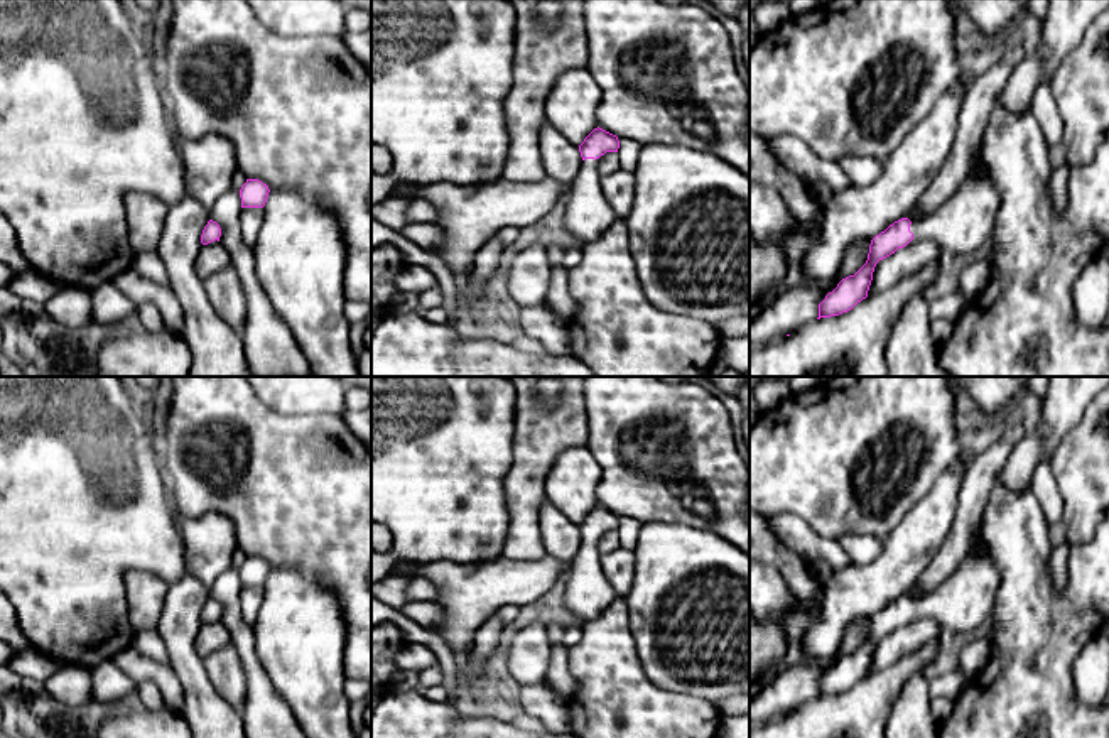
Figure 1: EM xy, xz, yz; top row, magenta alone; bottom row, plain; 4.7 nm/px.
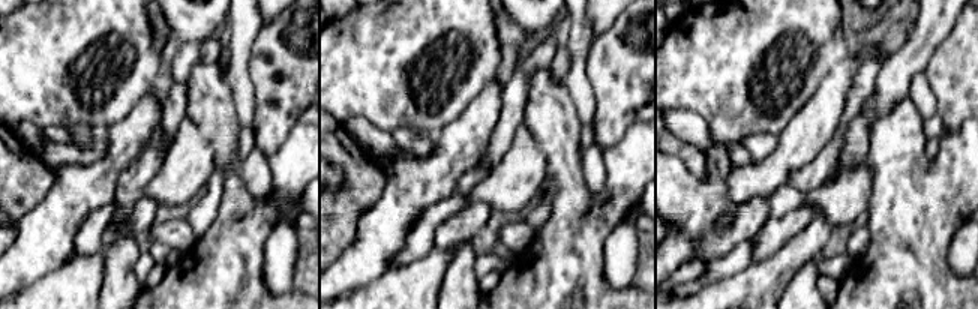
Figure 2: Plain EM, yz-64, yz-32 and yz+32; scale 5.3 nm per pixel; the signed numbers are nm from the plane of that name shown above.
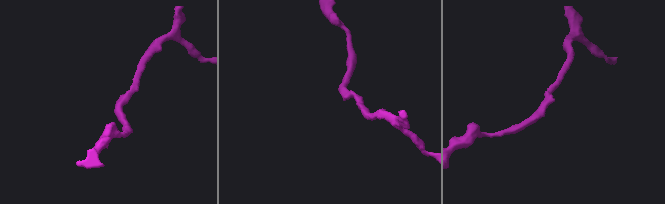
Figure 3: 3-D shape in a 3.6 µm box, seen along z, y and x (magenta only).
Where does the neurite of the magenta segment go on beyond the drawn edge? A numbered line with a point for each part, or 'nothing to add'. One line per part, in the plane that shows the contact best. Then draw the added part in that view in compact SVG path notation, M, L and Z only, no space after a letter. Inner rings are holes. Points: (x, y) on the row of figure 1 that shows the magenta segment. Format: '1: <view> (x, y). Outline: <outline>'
1: yz (964, 223). Outline: M986 166L982 176L969 172L954 196L933 214L913 221L910 231L915 241L932 238L940 252L967 255L989 243L998 209L999 191Z

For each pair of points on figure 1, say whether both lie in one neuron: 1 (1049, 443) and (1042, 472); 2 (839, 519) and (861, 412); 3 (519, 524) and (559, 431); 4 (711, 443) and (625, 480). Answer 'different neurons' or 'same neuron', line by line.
1: different neurons
2: same neuron
3: same neuron
4: same neuron

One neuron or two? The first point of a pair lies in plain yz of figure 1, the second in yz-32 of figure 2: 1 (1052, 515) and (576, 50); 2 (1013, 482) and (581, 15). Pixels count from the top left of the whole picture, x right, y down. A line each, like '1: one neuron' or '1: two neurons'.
1: one neuron
2: two neurons

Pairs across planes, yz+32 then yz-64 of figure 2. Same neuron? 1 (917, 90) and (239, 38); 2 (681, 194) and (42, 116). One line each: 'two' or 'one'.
1: one
2: one

